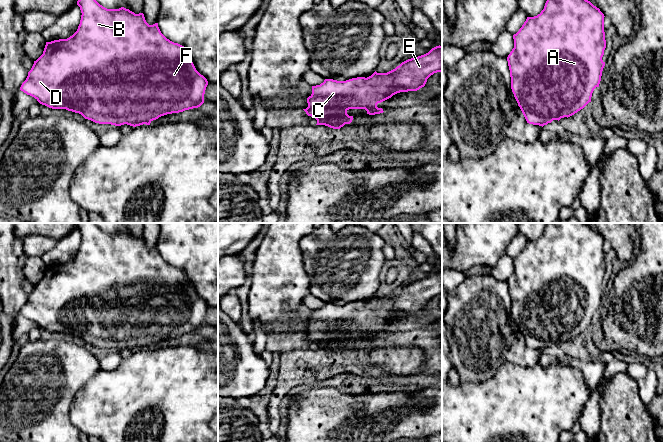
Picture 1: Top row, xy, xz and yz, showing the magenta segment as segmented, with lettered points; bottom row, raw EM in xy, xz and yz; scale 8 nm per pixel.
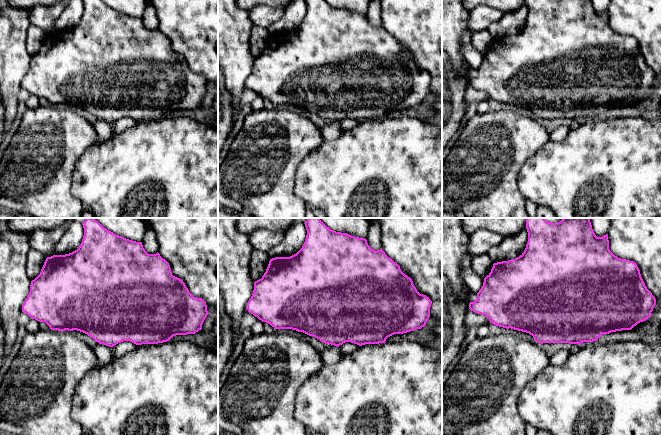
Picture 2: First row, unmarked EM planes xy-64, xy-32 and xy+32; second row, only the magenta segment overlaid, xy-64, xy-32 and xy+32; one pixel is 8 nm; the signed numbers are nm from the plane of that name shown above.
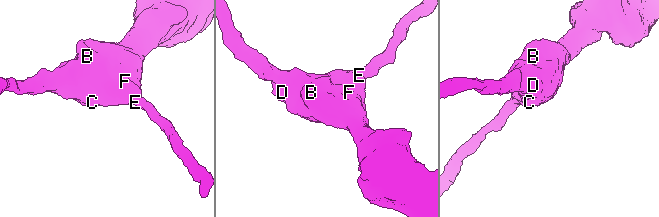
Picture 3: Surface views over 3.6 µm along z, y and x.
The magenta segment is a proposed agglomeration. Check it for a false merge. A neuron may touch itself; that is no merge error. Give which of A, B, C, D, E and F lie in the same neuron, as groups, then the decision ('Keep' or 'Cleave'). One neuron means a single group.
Groups: A B C D E F. Keep

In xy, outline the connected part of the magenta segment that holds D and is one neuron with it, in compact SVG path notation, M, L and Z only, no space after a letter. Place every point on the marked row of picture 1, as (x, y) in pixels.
M78 0L77 5L81 10L81 20L77 31L67 39L59 39L46 42L43 54L34 61L31 70L28 72L26 80L22 83L20 90L34 97L40 104L52 109L66 109L81 114L85 119L99 124L111 124L121 126L124 124L136 127L143 124L150 125L153 120L161 116L179 113L185 110L198 108L204 103L204 94L208 85L207 79L195 68L188 56L184 46L167 39L160 31L158 23L149 25L143 13L134 12L121 7L119 9L107 9L96 0Z

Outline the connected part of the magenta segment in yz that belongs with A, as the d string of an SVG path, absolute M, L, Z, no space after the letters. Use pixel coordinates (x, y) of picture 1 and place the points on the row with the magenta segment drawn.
M547 0L541 13L534 17L527 17L519 31L513 35L514 48L507 57L511 77L511 89L527 123L543 127L553 120L559 121L561 118L568 118L574 115L591 102L592 93L596 87L599 87L602 71L605 66L605 62L602 60L606 48L604 17L600 9L588 0Z

